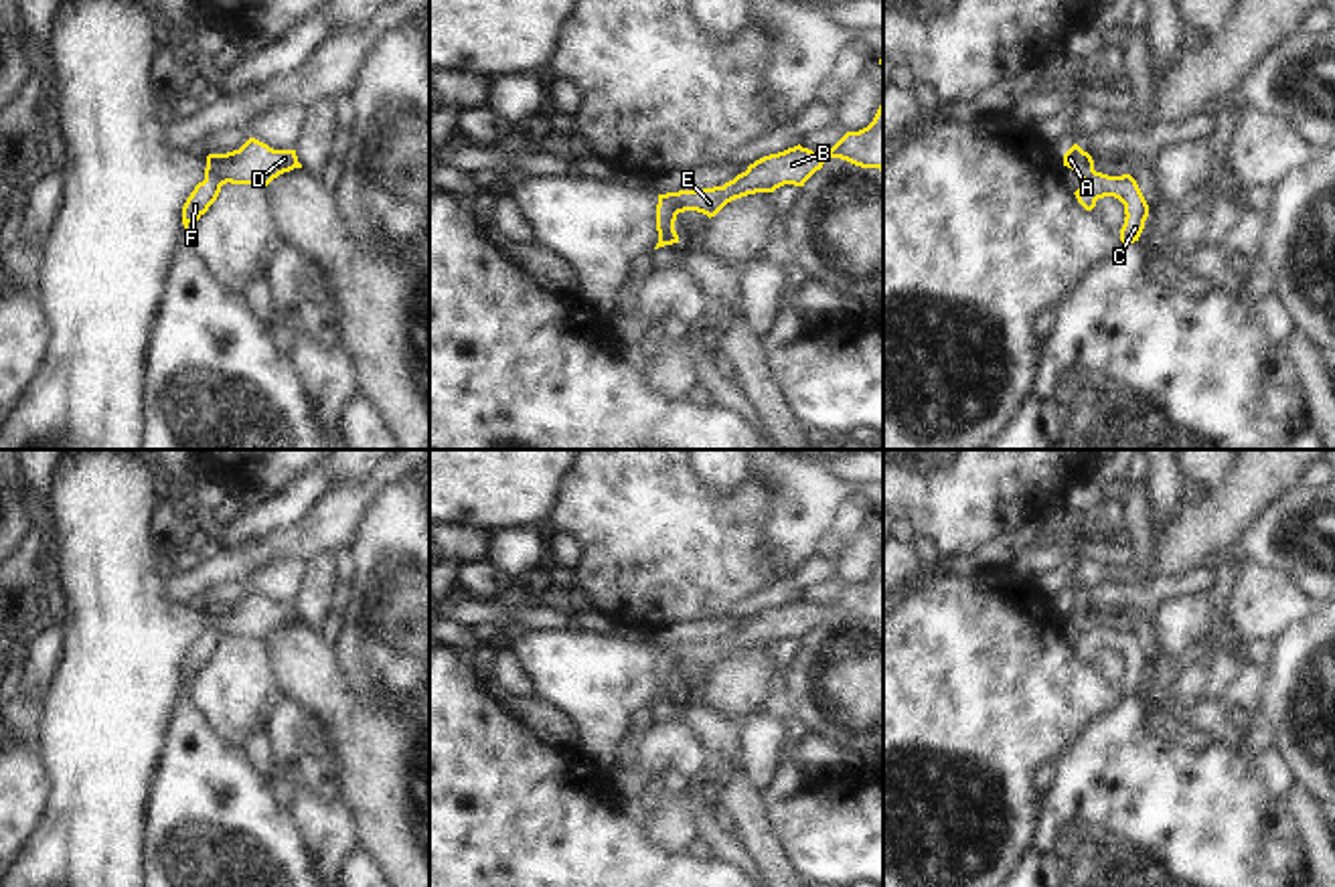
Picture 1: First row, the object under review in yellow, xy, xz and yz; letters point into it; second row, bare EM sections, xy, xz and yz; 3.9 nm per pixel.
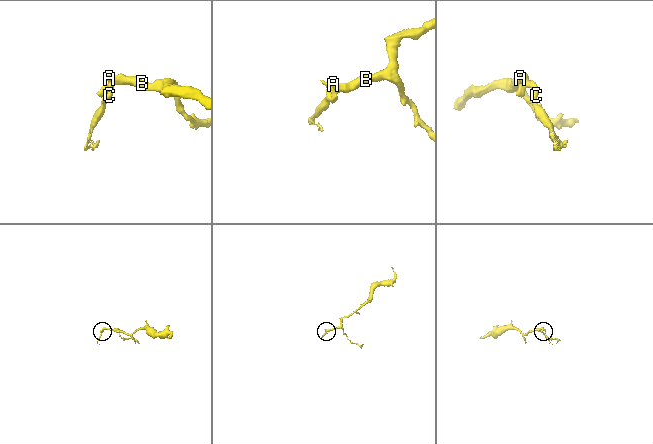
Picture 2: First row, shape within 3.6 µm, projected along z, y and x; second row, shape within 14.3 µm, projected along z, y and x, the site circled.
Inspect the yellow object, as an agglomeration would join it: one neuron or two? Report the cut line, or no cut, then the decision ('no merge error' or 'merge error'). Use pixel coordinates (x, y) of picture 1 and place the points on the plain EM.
xz (659, 653), (667, 655), (677, 667) | merge error

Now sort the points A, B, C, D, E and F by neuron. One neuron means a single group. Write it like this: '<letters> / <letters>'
A B D E / C F

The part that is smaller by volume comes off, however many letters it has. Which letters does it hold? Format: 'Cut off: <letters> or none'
Cut off: C, F

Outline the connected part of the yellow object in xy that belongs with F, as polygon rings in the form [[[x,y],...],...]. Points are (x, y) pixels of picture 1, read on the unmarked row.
[[[205,630],[205,634],[194,640],[194,644],[190,646],[190,650],[182,660],[184,687],[190,687],[188,678],[199,674],[217,654],[221,640],[223,638],[217,632],[209,632],[209,630]]]

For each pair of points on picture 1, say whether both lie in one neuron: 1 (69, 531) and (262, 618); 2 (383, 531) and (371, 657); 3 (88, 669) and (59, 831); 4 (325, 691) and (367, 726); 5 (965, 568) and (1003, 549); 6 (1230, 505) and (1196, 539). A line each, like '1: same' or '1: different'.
1: same
2: same
3: same
4: same
5: same
6: same

